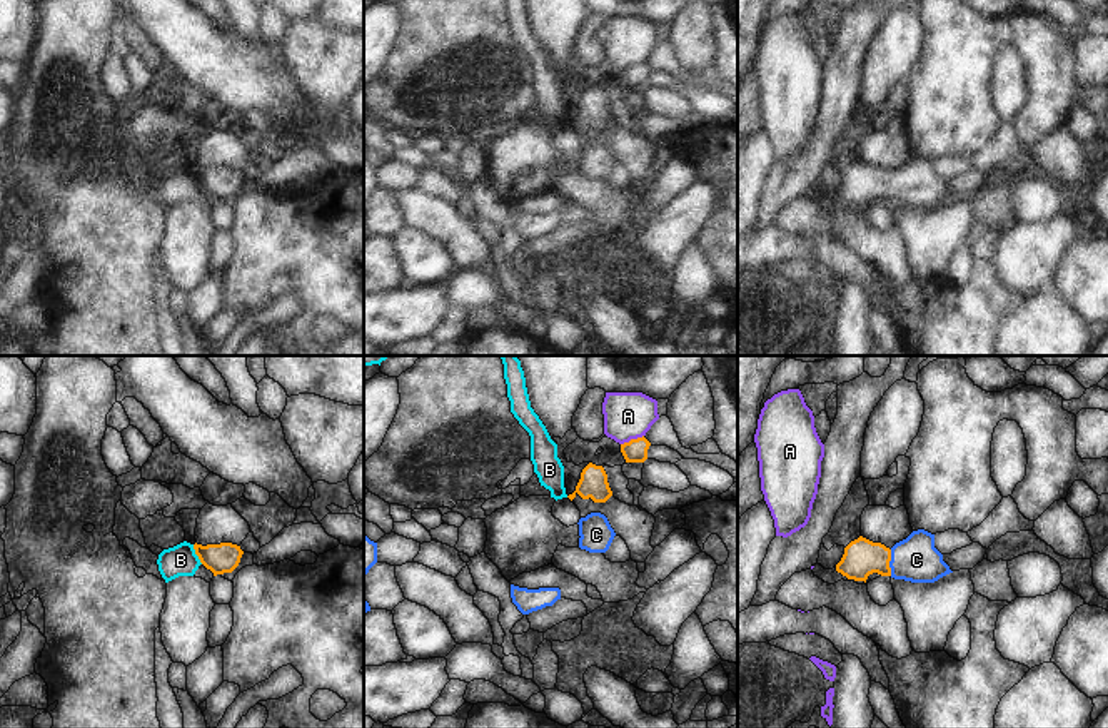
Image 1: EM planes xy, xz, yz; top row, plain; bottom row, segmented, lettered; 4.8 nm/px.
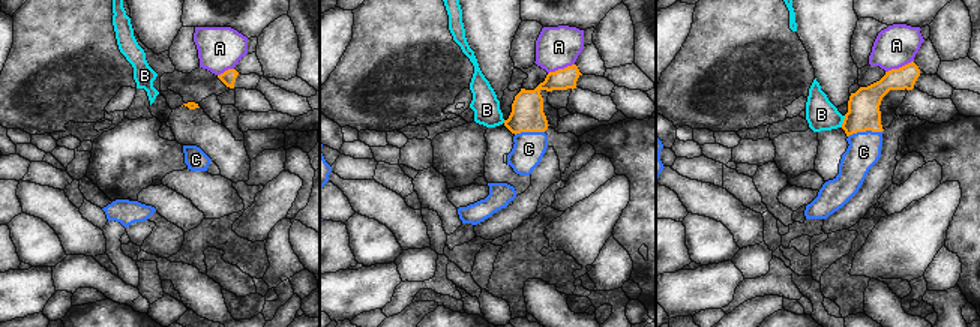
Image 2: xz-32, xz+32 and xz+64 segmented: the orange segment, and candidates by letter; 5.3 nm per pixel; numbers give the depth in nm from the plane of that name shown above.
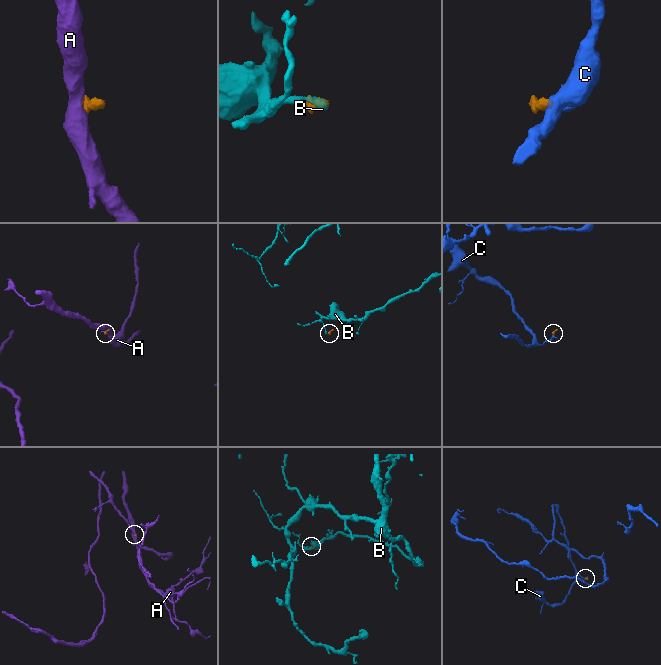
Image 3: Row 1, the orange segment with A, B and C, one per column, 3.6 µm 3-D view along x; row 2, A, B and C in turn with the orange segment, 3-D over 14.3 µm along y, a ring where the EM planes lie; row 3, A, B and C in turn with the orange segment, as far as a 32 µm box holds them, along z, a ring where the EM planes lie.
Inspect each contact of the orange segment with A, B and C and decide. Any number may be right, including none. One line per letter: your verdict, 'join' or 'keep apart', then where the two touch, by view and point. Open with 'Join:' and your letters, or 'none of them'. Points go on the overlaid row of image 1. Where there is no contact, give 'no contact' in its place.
Join: C
A: keep apart; meets orange in xz at (631, 439)
B: keep apart; meets orange in xy at (197, 555)
C: join; meets orange in yz at (888, 563)

